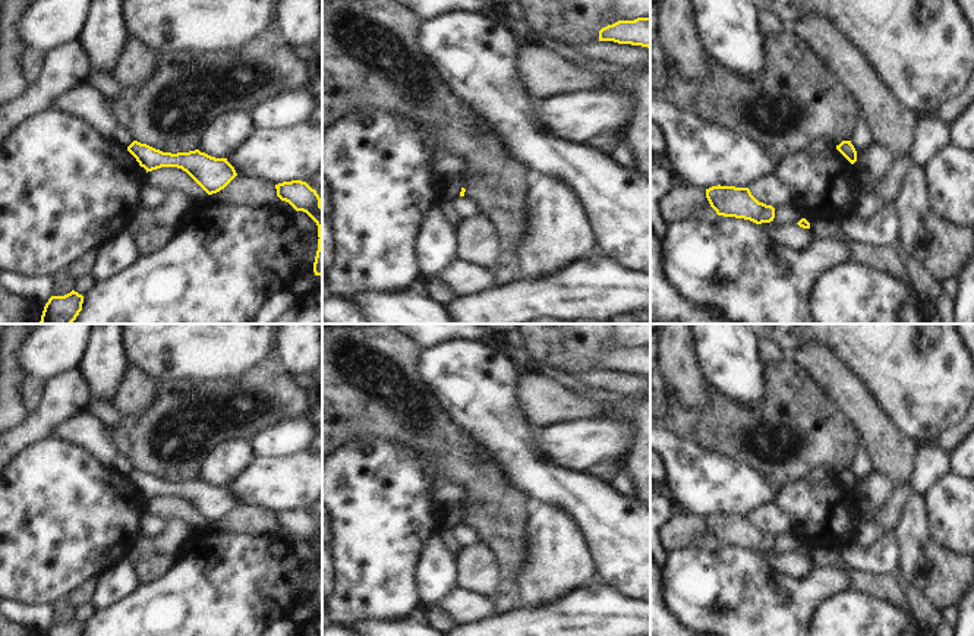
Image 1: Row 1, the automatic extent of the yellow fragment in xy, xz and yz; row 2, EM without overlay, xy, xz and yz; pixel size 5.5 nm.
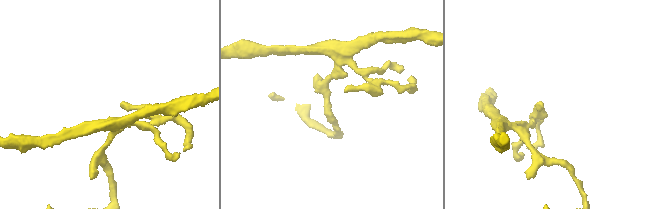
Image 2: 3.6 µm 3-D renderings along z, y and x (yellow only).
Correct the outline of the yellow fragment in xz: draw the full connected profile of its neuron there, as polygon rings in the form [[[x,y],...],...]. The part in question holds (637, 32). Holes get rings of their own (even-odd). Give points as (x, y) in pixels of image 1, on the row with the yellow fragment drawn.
[[[650,16],[618,21],[599,31],[599,41],[614,41],[650,48]]]

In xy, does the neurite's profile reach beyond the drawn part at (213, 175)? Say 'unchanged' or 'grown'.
unchanged

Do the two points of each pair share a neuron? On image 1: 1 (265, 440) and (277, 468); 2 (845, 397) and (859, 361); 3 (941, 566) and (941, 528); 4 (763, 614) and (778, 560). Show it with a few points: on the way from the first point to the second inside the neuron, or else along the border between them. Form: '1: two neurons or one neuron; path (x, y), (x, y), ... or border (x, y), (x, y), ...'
1: two neurons; border (306, 449), (287, 456), (255, 457)
2: two neurons; border (831, 349), (864, 386), (875, 402)
3: two neurons; border (927, 512), (929, 534), (958, 556)
4: two neurons; border (763, 559), (788, 579), (801, 579), (809, 573)

